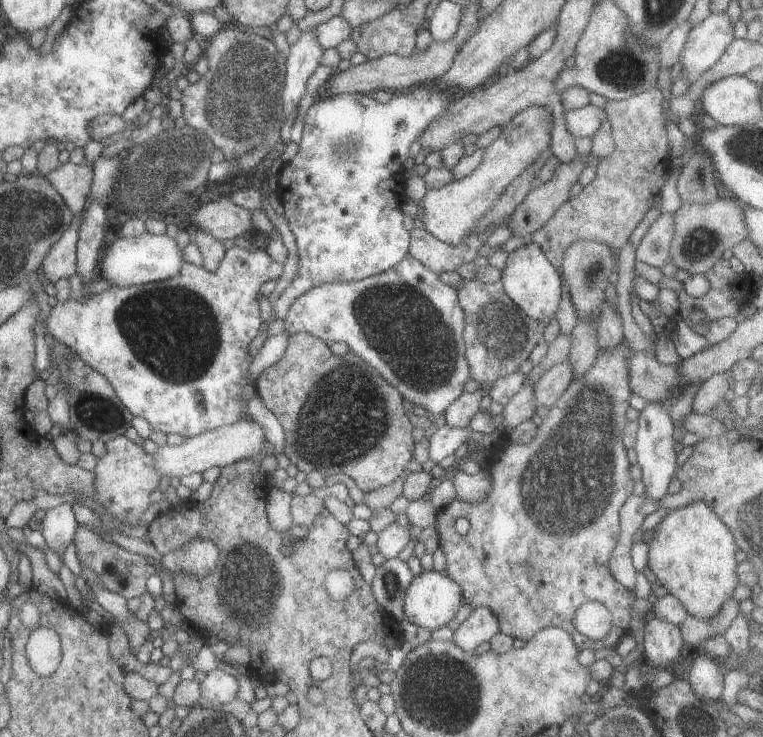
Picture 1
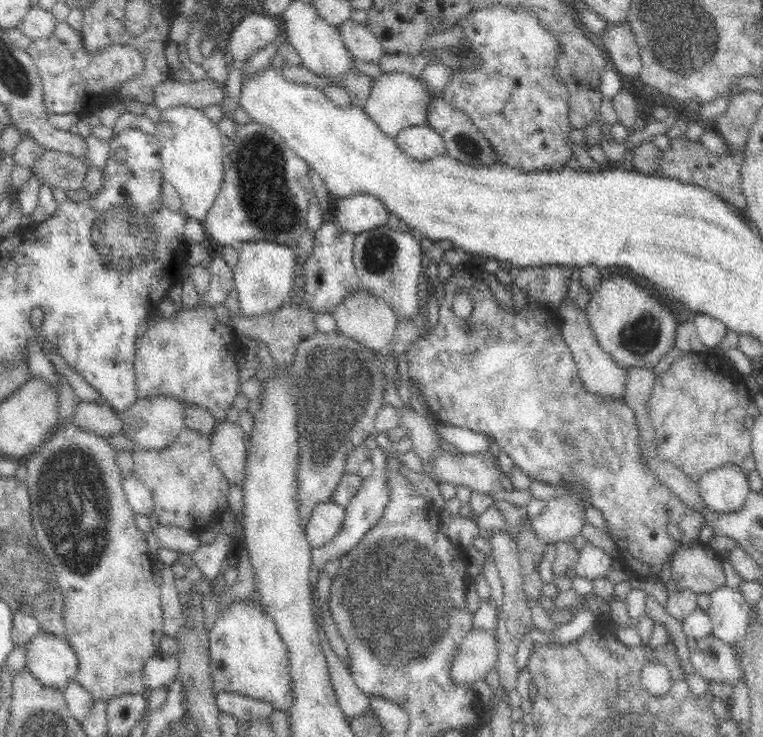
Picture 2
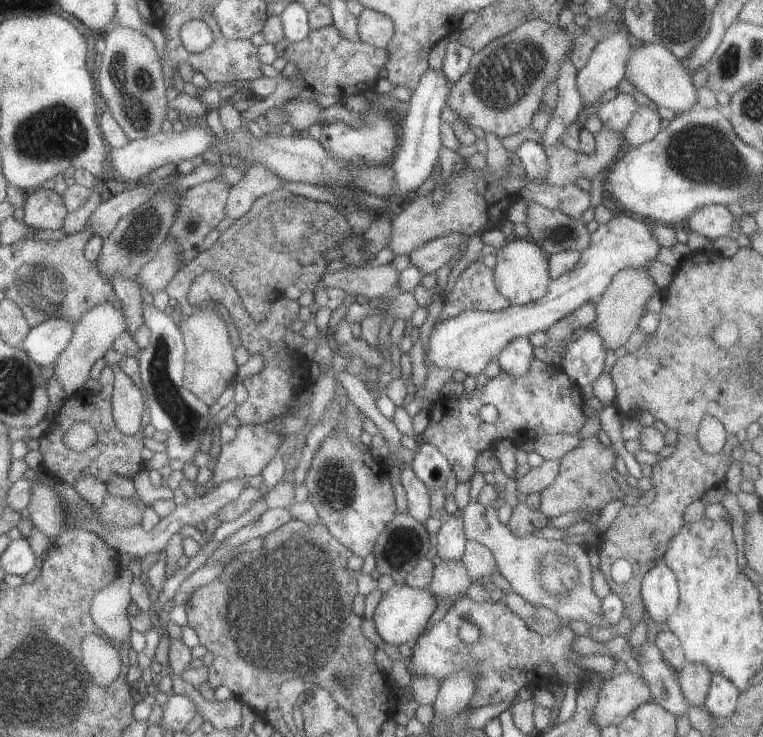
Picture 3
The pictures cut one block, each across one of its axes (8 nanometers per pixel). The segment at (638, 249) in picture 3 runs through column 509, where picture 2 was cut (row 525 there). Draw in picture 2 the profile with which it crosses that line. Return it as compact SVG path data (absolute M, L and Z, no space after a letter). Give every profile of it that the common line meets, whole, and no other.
M333 501L322 502L314 506L306 522L305 536L312 549L328 544L342 528L345 509Z

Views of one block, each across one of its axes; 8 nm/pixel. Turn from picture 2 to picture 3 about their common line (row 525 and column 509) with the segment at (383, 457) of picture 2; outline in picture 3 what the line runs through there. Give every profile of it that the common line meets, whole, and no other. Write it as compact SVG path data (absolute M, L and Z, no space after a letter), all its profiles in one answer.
M527 337L515 338L496 357L500 372L512 378L521 377L529 369L531 360L534 358L533 350Z

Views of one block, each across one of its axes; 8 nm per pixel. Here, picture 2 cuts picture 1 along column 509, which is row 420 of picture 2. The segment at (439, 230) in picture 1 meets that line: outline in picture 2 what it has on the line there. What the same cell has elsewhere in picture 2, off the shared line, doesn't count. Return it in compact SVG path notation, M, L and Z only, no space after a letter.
M142 398L136 399L128 408L118 411L113 409L115 415L120 419L121 427L119 434L124 436L126 440L132 442L132 452L134 451L160 451L178 436L182 430L182 407L188 402L174 400L173 398Z

